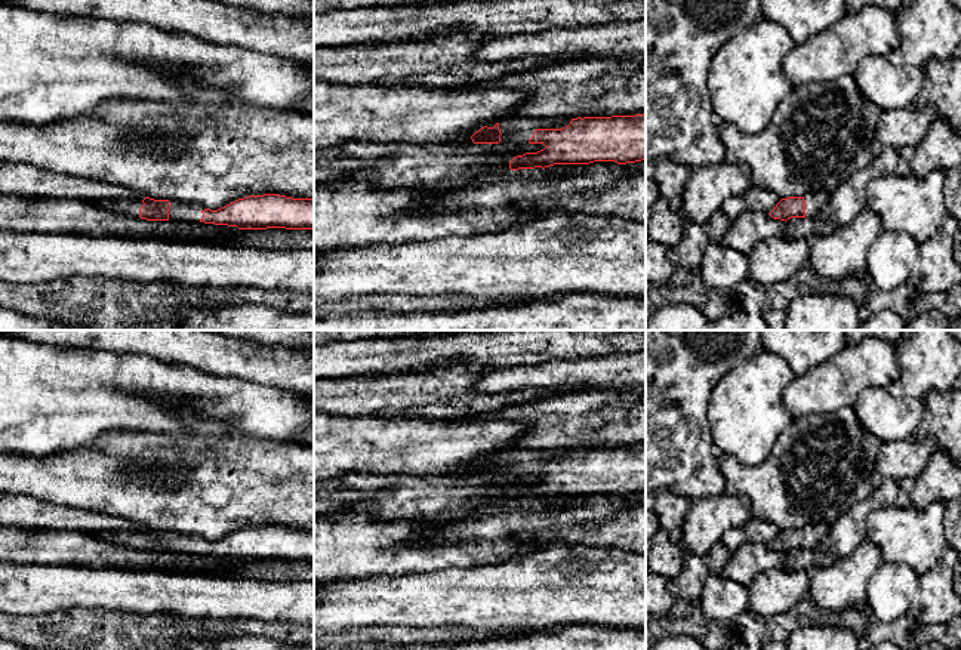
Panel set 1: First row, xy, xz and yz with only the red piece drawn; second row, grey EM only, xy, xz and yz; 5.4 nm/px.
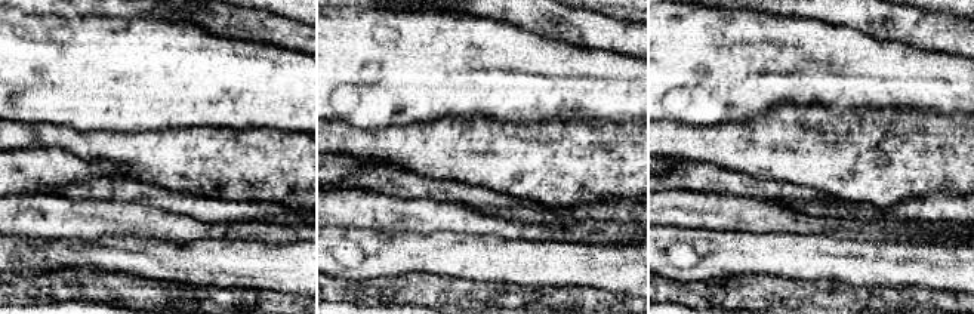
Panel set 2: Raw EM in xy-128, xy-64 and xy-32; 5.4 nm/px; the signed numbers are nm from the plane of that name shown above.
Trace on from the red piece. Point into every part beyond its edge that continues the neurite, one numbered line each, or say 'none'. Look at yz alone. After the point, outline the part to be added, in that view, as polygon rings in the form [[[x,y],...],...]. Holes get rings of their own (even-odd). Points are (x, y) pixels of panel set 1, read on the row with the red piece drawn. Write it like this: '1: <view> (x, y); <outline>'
1: yz (816, 205); [[[825,192],[807,194],[804,195],[804,200],[806,200],[806,218],[813,219],[825,213],[829,201],[829,194]]]

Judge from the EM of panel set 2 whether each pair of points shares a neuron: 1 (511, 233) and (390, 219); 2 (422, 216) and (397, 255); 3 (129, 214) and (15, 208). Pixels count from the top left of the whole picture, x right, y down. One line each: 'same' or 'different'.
1: same
2: different
3: same

